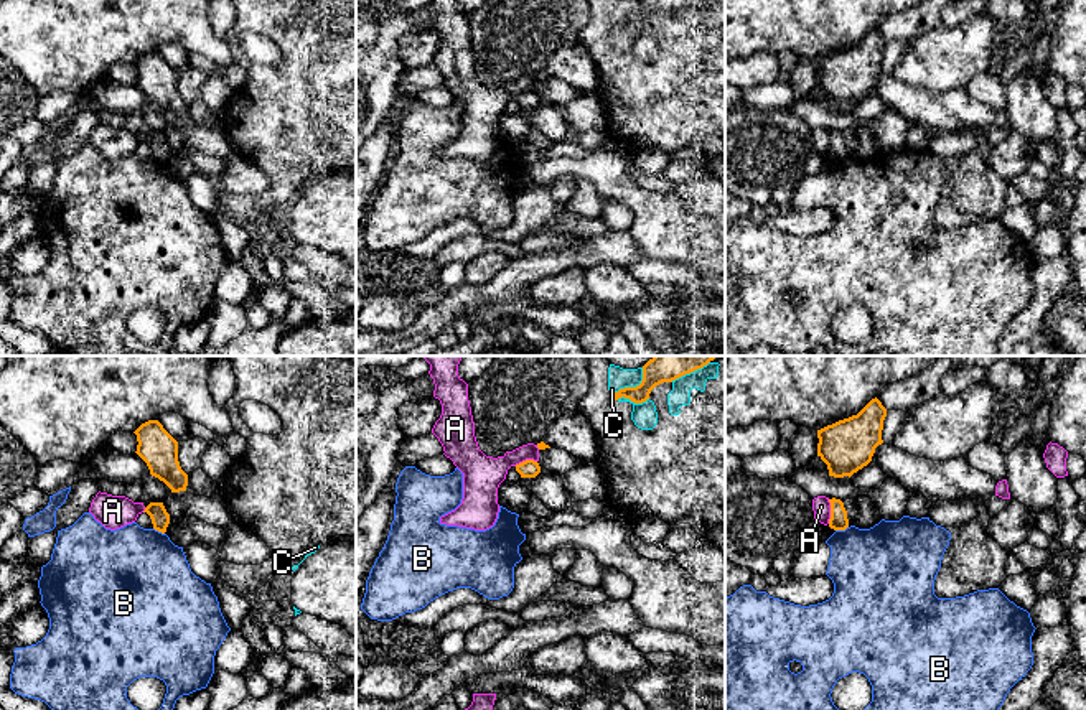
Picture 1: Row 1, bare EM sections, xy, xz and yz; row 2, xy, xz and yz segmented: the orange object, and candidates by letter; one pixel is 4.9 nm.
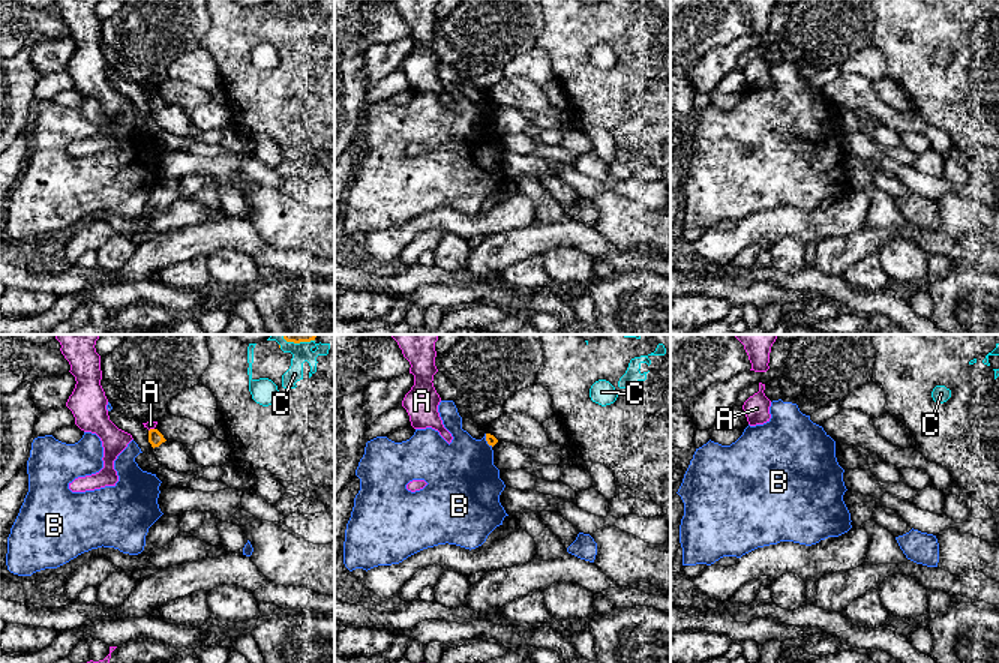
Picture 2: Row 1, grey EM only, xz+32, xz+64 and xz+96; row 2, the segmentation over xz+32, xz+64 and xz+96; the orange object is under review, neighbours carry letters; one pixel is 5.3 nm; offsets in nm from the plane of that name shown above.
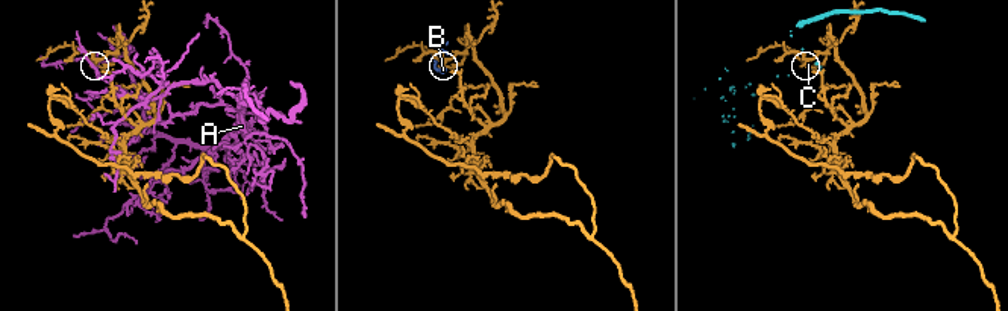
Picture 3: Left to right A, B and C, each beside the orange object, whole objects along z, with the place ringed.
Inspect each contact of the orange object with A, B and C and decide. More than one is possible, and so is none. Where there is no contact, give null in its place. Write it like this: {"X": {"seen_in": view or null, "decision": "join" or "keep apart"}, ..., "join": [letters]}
{"A": {"seen_in": "yz", "decision": "keep apart"}, "B": {"seen_in": "yz", "decision": "keep apart"}, "C": {"seen_in": "xz", "decision": "keep apart"}, "join": []}

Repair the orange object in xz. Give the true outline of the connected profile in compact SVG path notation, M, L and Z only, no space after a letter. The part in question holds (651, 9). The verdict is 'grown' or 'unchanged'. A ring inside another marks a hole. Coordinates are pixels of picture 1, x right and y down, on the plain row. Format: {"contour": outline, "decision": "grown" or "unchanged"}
{"contour": "M643 0L643 12L639 16L620 20L610 30L618 31L625 28L634 35L643 35L649 30L649 25L656 16L672 13L694 2L697 0Z", "decision": "unchanged"}

